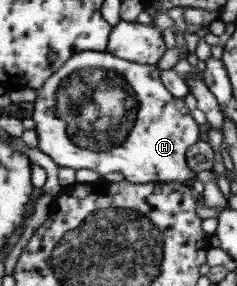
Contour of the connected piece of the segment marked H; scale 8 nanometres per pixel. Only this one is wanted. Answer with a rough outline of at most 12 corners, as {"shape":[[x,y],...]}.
{"shape":[[71,56],[38,89],[40,150],[186,182],[205,127],[157,65]]}

